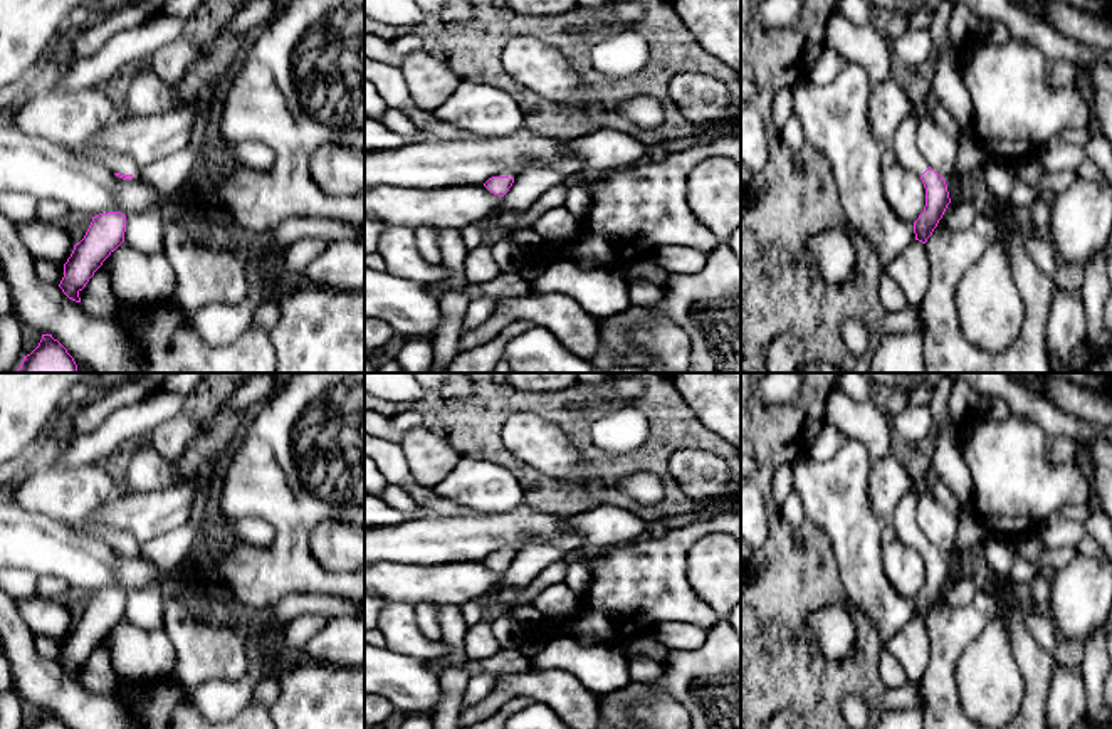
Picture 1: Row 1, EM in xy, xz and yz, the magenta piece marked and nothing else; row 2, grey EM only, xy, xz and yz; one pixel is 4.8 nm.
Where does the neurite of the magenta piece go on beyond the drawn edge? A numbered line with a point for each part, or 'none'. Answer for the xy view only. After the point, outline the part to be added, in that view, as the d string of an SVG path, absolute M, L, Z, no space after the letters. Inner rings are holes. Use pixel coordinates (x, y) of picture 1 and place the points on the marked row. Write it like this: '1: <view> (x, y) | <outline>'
1: xy (118, 163) | M102 151L97 160L113 173L139 176L139 166L128 155Z

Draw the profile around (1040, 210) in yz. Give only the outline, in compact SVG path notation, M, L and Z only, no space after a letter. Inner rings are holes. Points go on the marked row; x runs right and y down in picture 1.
M1036 198L1031 207L1033 225L1040 233L1040 239L1052 245L1052 213L1050 203L1043 198Z

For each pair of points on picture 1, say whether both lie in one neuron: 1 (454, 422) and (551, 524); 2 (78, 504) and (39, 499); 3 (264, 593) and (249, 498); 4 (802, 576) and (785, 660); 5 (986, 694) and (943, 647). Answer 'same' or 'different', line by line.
1: different
2: same
3: same
4: same
5: different

